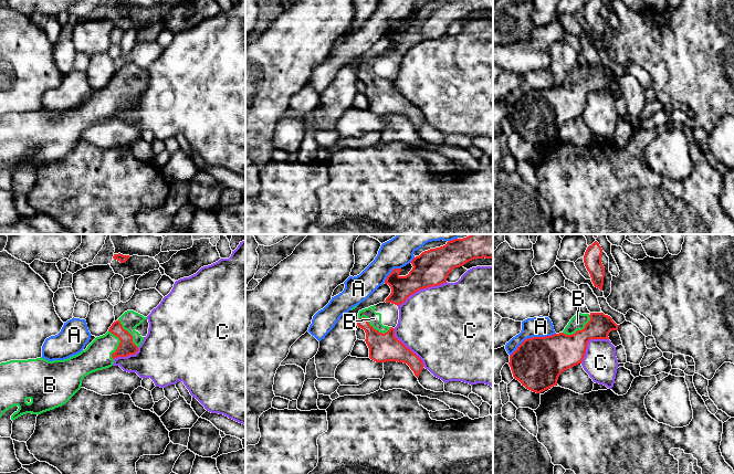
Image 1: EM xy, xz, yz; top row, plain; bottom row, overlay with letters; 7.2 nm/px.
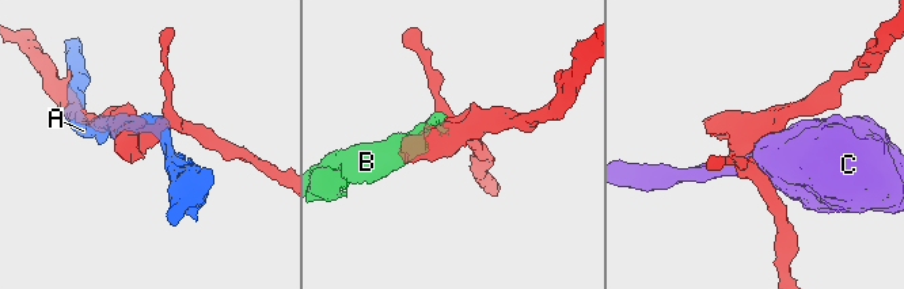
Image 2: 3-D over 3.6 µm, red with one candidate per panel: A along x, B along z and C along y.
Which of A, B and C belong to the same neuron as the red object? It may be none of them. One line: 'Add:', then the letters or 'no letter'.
Add: B

